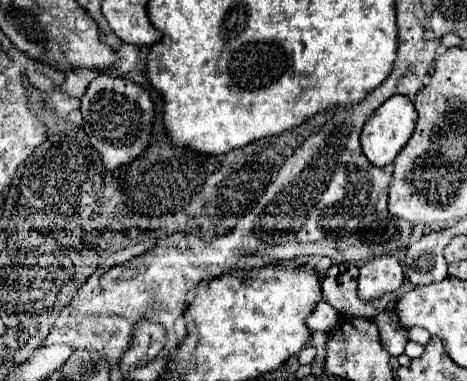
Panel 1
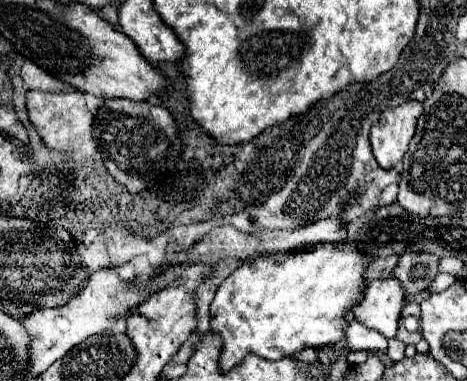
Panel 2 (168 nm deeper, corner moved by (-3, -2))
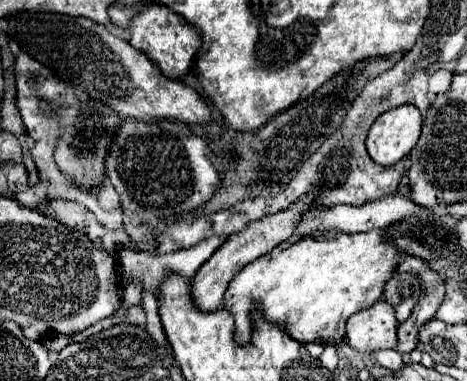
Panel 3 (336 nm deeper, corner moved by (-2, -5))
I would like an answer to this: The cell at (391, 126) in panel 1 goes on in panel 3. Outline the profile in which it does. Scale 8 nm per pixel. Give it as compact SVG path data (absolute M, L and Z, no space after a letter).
M413 104L393 108L377 118L367 136L367 152L373 162L393 166L411 152L421 132L421 112Z

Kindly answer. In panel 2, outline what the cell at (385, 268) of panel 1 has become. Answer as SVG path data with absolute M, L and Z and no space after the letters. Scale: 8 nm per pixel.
M394 277L372 281L366 287L360 305L354 307L352 315L368 329L382 333L386 339L392 339L398 331L398 319L404 299L404 289L400 283L396 283Z

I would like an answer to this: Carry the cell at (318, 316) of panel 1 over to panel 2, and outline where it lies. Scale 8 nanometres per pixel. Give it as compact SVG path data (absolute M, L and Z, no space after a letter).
M356 319L346 323L346 339L352 351L370 351L370 353L386 353L388 341L378 331L364 327Z

